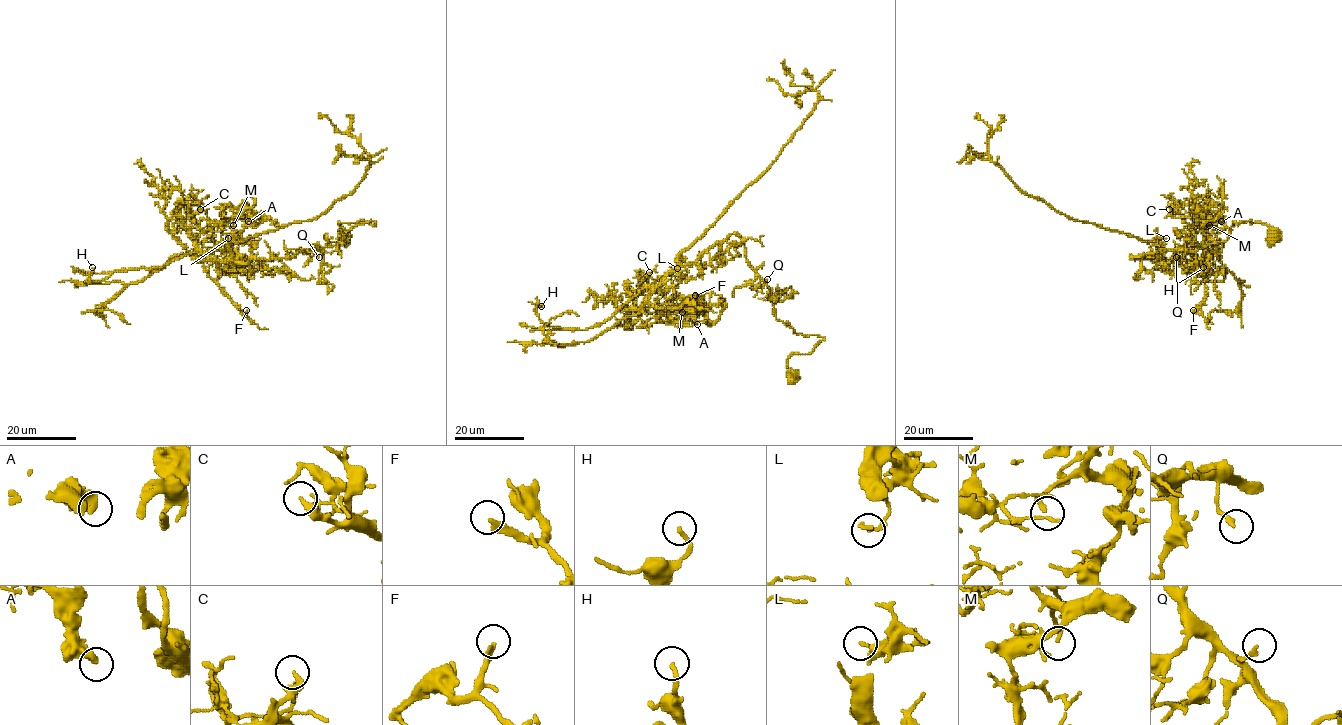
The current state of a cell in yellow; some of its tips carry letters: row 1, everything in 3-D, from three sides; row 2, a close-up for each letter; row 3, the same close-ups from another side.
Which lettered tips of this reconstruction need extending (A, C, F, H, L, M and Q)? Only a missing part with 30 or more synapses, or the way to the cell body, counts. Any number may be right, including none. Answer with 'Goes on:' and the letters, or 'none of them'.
Goes on: F

